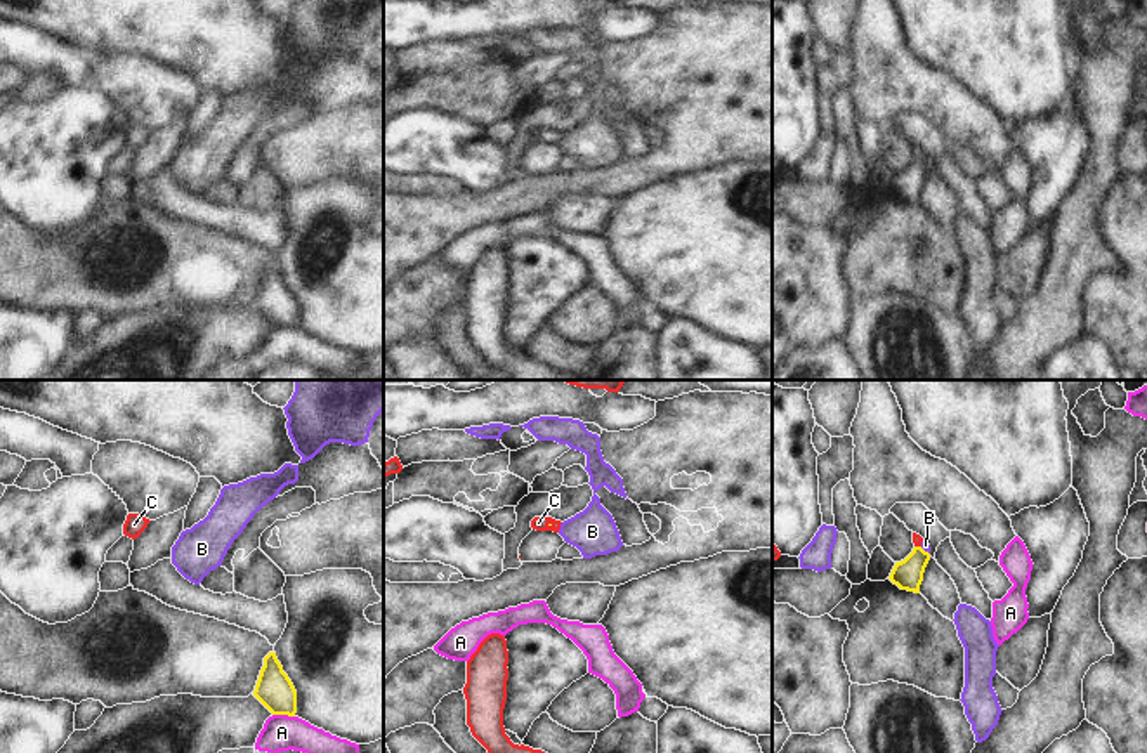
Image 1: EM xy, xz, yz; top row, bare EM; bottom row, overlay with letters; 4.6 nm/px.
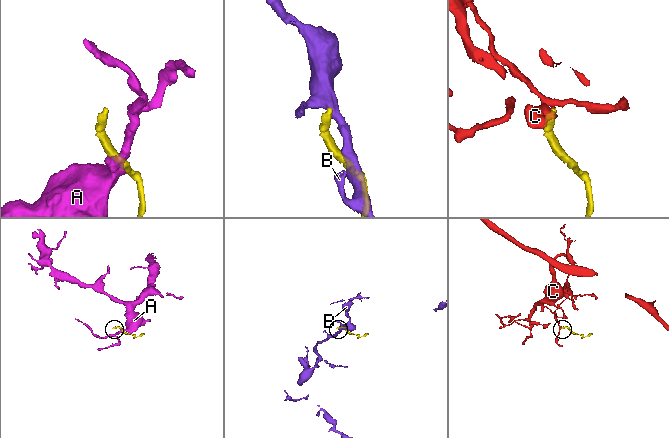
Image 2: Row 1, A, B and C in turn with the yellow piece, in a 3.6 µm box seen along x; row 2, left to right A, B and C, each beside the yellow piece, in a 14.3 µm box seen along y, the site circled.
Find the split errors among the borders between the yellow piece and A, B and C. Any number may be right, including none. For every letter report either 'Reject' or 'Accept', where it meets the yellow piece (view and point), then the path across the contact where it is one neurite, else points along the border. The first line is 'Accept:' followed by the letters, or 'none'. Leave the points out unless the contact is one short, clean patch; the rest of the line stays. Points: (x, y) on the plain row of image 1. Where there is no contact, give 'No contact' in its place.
Accept: C
A: Reject. Touches yellow at xy (283, 325)
B: Reject. Touches yellow at yz (924, 162). Boundary: yz (920, 158), (929, 165)
C: Accept. Touches yellow at yz (918, 158). Path across: yz (908, 186), (918, 170), (918, 158), (917, 150)

